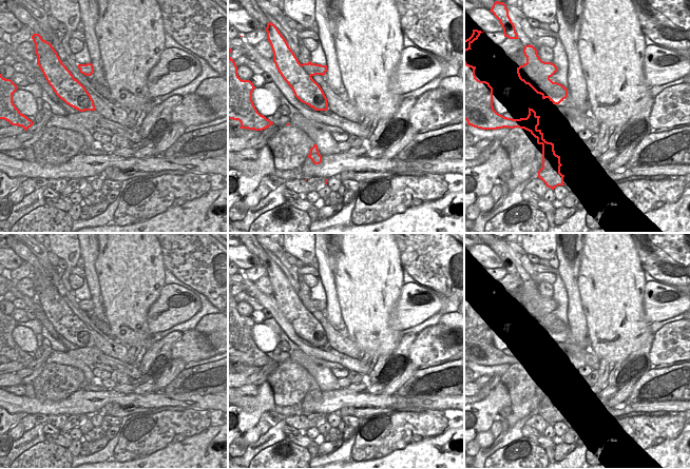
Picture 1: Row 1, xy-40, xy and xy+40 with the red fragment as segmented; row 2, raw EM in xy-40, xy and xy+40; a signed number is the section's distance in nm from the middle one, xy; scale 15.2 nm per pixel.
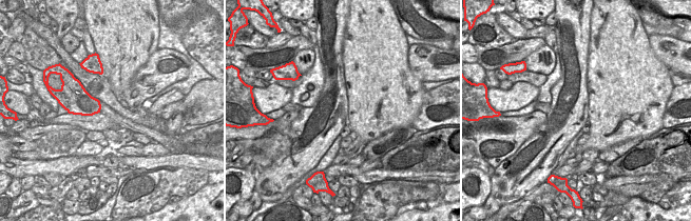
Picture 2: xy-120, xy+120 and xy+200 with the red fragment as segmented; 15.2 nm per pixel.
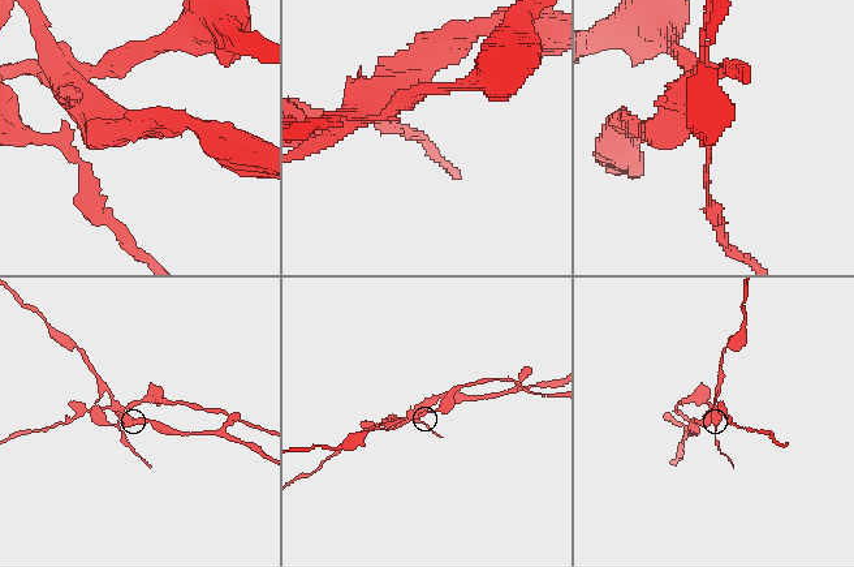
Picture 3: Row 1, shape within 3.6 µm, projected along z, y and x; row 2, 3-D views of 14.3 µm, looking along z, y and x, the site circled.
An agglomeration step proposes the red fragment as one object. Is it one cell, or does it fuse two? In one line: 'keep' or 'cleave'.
cleave

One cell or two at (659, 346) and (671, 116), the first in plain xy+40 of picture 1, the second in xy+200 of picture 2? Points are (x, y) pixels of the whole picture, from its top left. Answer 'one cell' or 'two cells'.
one cell

